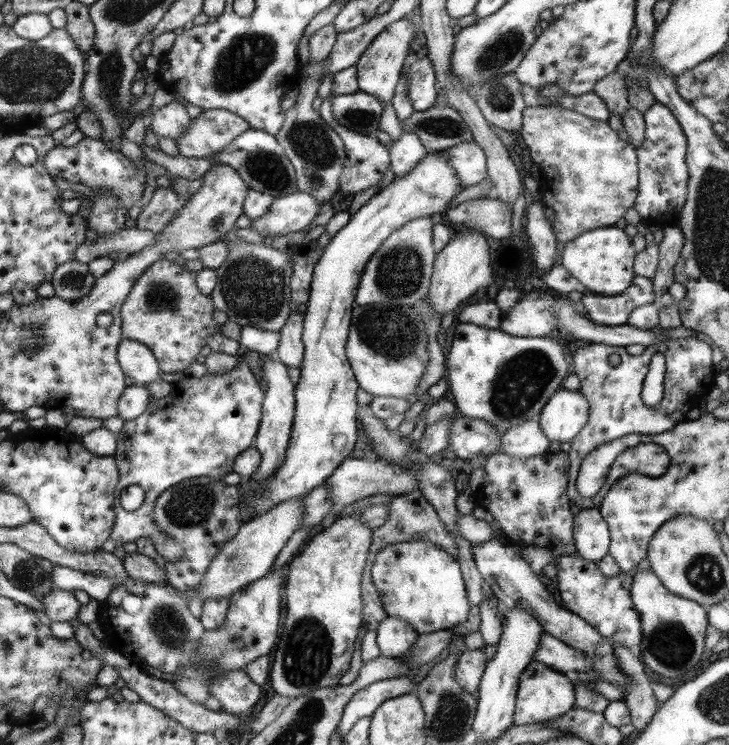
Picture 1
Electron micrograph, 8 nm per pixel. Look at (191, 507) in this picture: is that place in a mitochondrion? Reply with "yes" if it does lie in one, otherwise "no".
yes

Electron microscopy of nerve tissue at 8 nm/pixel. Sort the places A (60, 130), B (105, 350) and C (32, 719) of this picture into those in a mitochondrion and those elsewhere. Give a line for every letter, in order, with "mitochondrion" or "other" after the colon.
A: other
B: other
C: other

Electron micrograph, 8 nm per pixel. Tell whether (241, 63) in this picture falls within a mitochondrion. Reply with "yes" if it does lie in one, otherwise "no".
yes

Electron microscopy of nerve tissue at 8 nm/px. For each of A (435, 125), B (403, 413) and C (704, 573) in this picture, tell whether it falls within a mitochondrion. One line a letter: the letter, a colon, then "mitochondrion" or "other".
A: mitochondrion
B: other
C: mitochondrion

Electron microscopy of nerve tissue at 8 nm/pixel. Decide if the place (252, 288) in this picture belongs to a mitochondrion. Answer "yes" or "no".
yes

